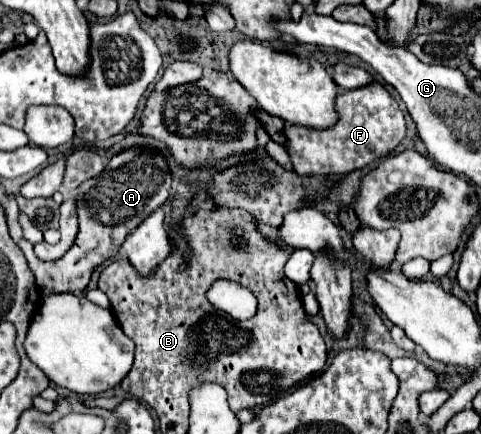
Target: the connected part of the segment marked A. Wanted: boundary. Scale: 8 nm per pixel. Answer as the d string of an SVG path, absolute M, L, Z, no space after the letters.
M128 149L112 157L102 175L78 187L76 211L80 233L64 257L56 261L36 261L32 243L26 241L18 243L18 247L24 251L28 259L30 269L36 275L38 287L44 293L48 291L47 295L52 294L52 291L82 293L88 287L92 271L106 259L114 257L120 245L126 241L126 235L130 235L130 231L134 231L138 223L142 223L152 211L164 205L164 201L170 195L170 187L172 187L172 173L164 157L160 157L158 153L144 149Z

